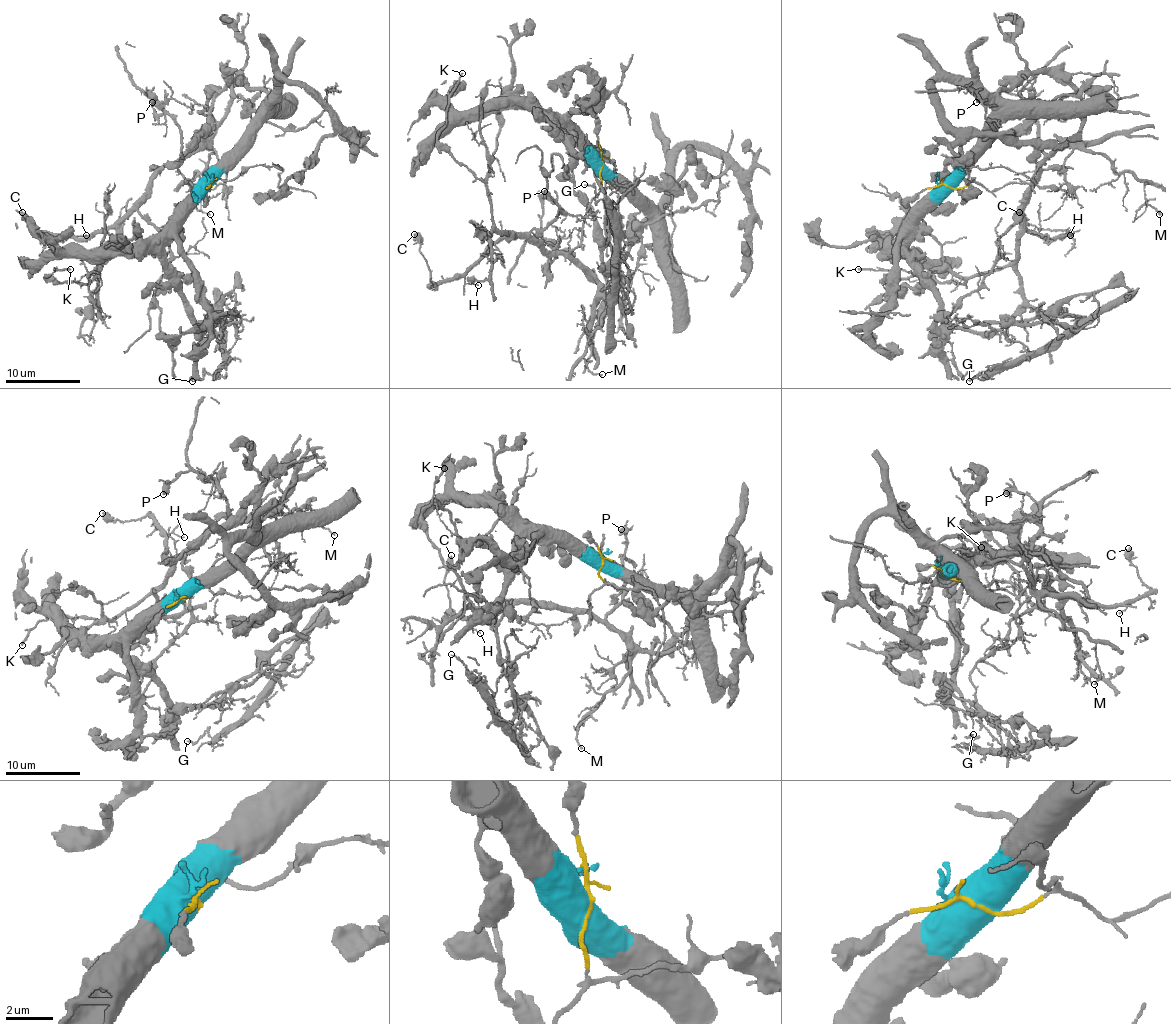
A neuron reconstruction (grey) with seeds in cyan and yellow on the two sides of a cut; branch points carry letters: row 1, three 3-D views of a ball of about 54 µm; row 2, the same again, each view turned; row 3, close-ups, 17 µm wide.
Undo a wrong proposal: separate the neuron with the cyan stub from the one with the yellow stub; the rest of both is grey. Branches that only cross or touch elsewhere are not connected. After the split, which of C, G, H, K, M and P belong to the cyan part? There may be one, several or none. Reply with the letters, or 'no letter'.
G

